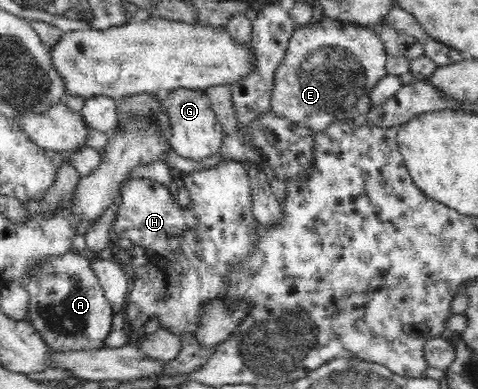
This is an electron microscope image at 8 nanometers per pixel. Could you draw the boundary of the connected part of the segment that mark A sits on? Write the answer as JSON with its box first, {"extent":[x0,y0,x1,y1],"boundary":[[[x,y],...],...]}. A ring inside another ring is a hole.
{"extent":[20,253,115,351],"boundary":[[[79,253],[45,257],[20,284],[28,291],[28,314],[22,322],[30,324],[52,351],[98,350],[110,334],[115,312],[92,268],[92,260]]]}

